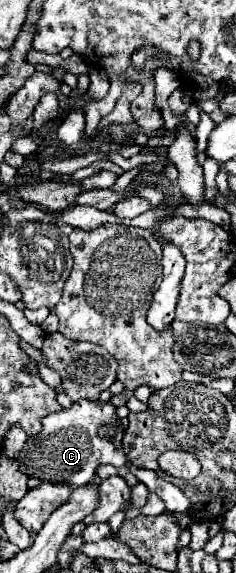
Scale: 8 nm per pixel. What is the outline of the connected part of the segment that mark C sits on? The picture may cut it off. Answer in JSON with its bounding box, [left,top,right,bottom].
[17,400,123,486]

